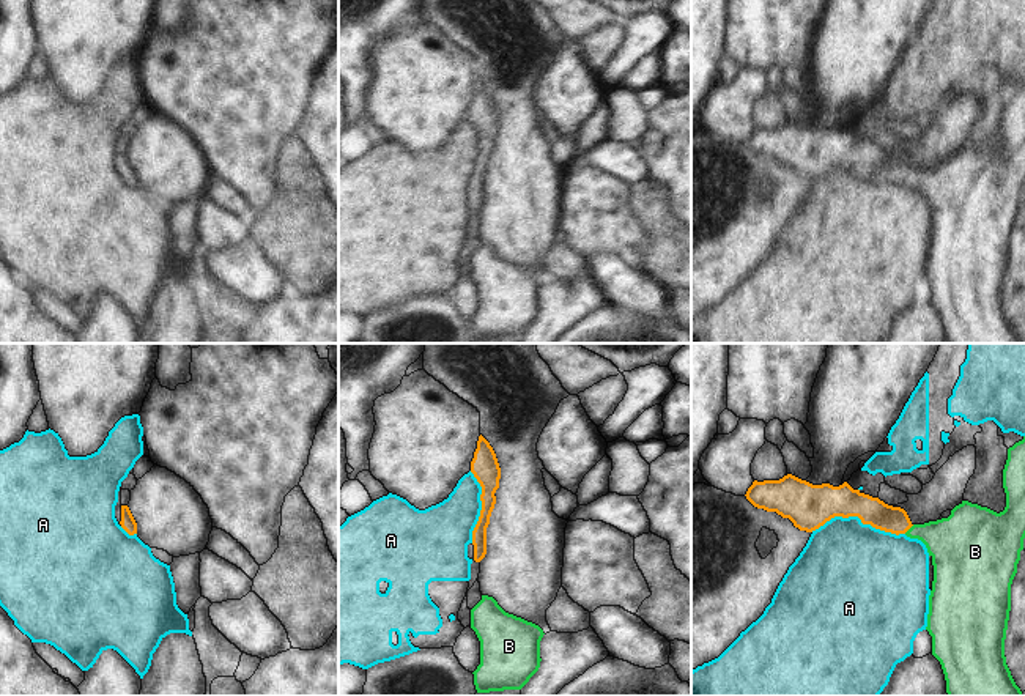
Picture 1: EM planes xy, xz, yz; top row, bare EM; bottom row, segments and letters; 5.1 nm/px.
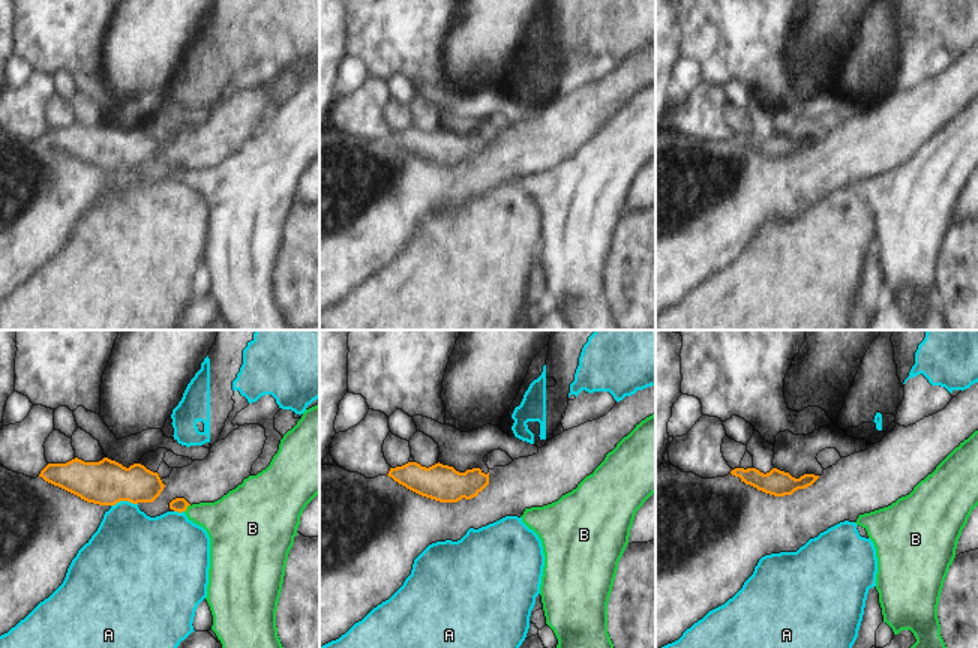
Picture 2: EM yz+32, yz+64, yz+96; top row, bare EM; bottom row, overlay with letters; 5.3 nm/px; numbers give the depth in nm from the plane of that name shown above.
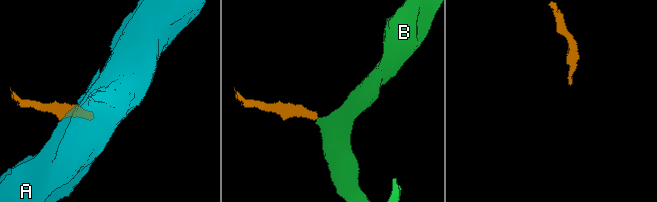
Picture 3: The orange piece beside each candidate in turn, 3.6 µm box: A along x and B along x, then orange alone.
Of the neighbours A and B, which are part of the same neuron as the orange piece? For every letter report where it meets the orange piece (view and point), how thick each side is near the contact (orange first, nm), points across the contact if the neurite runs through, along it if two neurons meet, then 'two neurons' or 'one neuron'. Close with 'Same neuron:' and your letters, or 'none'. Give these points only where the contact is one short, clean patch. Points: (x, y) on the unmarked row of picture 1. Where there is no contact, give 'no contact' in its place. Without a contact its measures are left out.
A: meets orange in yz at (858, 164); 220 nm thick on the orange side, 460 nm on the other; two neurons
B: meets orange in yz at (909, 175); 140 nm thick on the orange side, 280 nm on the other; runs through yz (871, 158), (909, 175), (936, 181), (954, 191); one neuron
Same neuron: B

